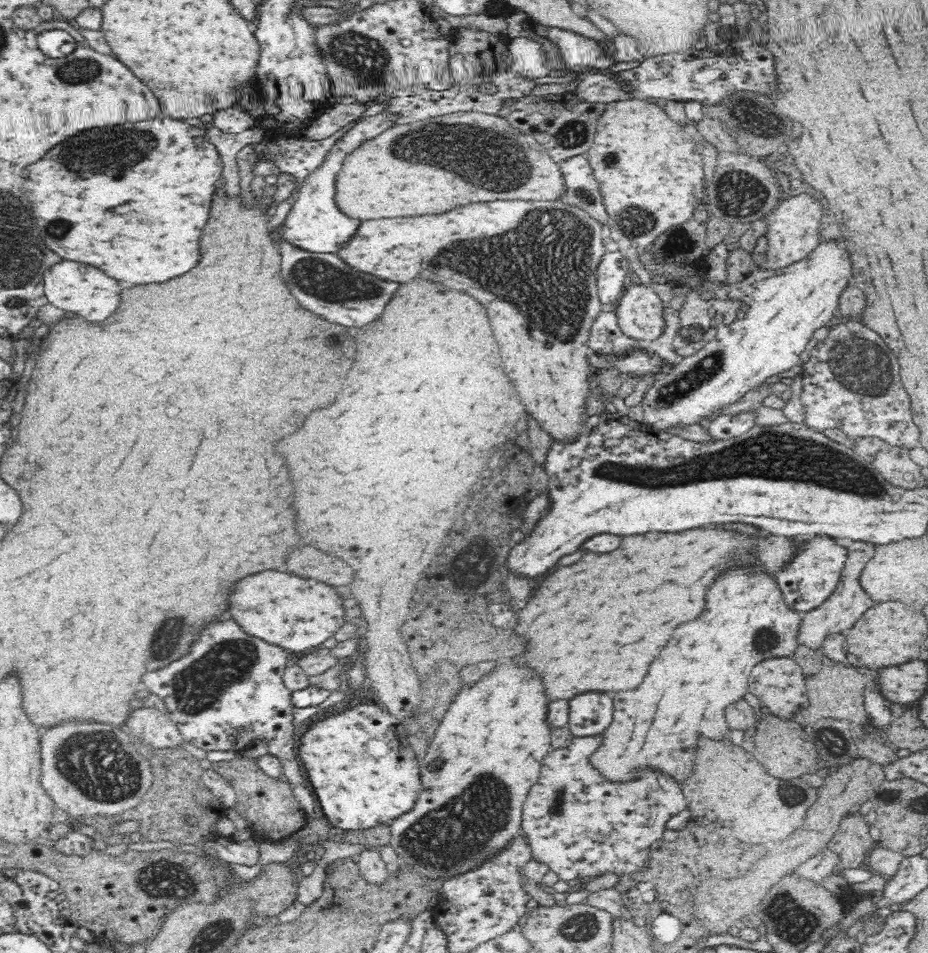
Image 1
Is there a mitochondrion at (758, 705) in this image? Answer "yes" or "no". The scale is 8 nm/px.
no

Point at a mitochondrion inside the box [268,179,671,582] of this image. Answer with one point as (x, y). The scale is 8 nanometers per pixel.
(545, 266)

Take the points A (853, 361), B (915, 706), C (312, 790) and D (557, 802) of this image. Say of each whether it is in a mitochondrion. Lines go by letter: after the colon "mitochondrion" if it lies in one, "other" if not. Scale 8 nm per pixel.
A: mitochondrion
B: other
C: other
D: mitochondrion

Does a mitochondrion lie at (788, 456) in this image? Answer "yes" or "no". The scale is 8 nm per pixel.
yes

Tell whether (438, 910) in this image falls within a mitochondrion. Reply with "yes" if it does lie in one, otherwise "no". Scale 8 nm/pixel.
no

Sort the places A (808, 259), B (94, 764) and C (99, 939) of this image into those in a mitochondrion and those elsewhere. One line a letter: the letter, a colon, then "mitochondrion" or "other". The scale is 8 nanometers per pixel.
A: other
B: mitochondrion
C: other

